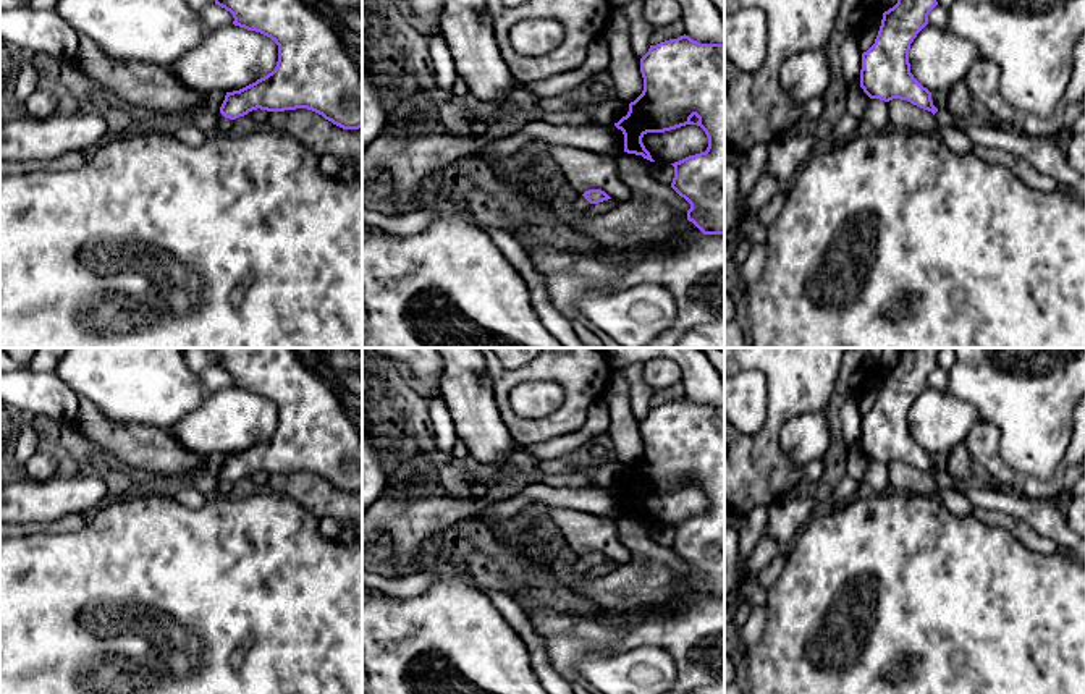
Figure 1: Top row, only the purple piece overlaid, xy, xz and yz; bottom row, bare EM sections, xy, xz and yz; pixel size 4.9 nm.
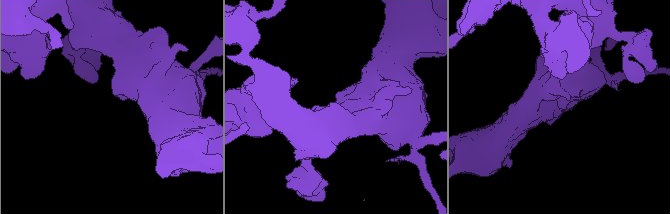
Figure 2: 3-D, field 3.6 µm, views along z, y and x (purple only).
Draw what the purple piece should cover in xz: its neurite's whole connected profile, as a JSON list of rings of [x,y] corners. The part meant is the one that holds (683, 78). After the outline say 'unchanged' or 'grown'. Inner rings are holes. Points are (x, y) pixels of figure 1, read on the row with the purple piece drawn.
[[[689,36],[650,45],[640,58],[642,94],[629,104],[629,112],[614,126],[624,134],[624,152],[655,162],[642,138],[686,125],[700,126],[707,138],[705,152],[689,155],[674,167],[671,188],[690,209],[687,220],[703,235],[724,235],[724,44],[700,44]]]; unchanged

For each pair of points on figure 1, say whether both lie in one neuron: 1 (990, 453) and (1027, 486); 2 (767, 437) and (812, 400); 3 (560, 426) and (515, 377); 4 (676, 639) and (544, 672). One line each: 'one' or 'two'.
1: one
2: one
3: one
4: two

